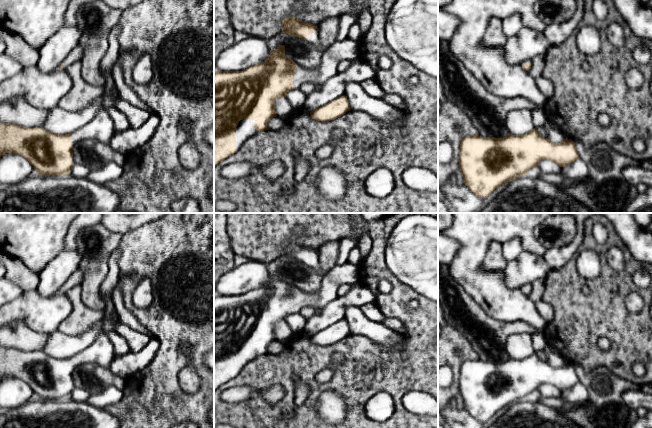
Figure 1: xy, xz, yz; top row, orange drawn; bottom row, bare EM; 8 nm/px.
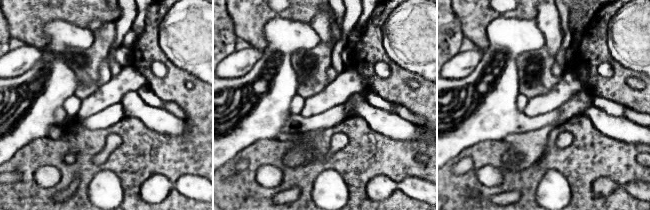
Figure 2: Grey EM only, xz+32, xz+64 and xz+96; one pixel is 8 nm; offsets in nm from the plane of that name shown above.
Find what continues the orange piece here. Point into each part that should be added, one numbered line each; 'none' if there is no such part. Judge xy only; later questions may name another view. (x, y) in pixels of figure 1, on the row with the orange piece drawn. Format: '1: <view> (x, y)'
1: xy (76, 54)
2: xy (101, 127)

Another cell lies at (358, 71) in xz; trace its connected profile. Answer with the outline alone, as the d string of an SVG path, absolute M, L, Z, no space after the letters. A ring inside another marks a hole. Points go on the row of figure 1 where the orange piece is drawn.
M360 59L354 60L347 70L338 72L309 94L305 107L309 111L316 110L337 98L345 96L347 83L361 83L366 80L376 80L376 67L372 67Z

